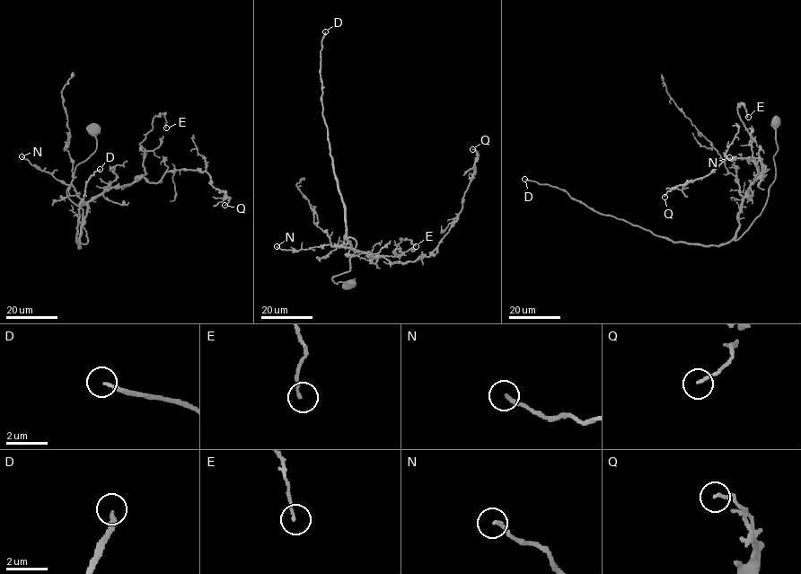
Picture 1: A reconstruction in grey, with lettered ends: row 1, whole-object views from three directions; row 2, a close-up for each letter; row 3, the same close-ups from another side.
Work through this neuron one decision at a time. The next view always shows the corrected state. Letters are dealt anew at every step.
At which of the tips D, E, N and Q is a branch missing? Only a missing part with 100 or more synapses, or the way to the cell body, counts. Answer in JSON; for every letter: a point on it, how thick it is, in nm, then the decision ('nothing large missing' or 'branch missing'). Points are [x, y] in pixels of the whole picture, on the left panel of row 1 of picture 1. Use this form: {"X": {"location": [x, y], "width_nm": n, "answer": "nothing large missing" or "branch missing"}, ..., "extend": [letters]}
{"D": {"location": [100, 169], "width_nm": 180, "answer": "branch missing"}, "E": {"location": [166, 128], "width_nm": 110, "answer": "nothing large missing"}, "N": {"location": [22, 156], "width_nm": 150, "answer": "nothing large missing"}, "Q": {"location": [224, 205], "width_nm": 110, "answer": "nothing large missing"}, "extend": ["D"]}

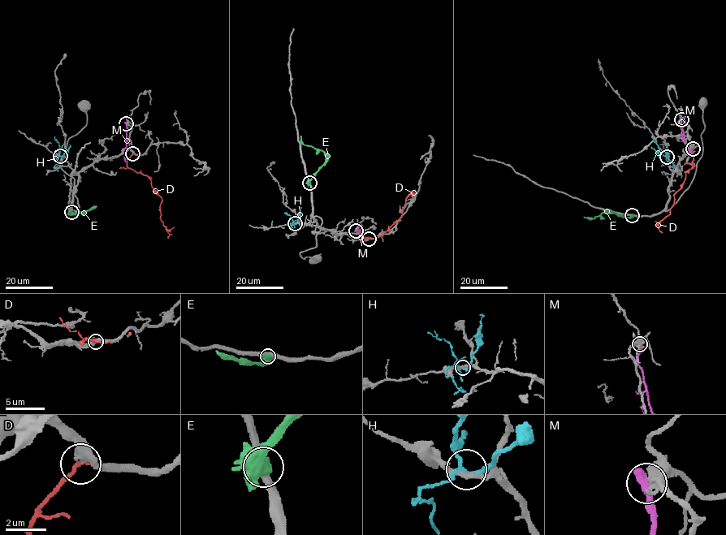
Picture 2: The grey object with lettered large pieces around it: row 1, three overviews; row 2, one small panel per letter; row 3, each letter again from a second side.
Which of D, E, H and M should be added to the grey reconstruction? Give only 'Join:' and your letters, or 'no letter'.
Join: D

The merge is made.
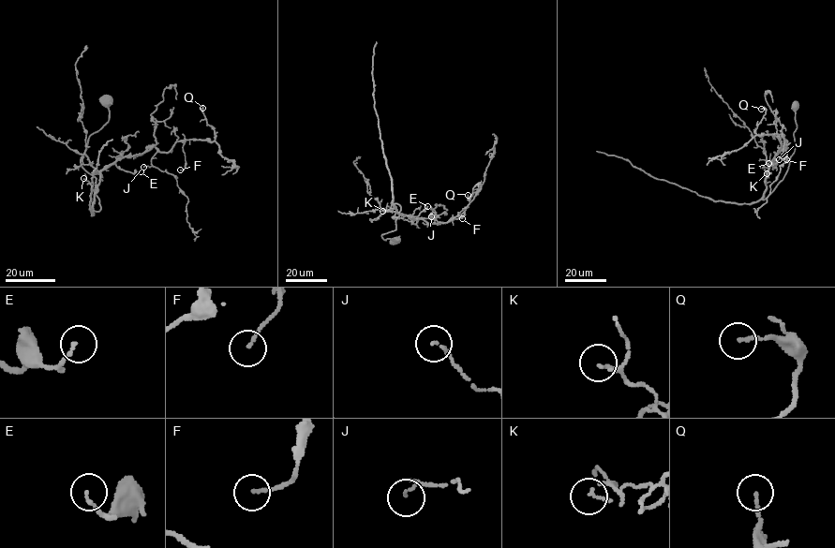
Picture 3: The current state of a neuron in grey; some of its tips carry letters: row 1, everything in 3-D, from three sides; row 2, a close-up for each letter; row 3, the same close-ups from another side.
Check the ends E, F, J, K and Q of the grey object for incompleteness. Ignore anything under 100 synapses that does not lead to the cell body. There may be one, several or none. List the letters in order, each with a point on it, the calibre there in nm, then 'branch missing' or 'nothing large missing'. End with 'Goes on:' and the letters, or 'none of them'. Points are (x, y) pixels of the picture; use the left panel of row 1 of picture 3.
E: (141, 171) | 130 nm | nothing large missing
F: (180, 170) | 120 nm | nothing large missing
J: (143, 167) | 90 nm | nothing large missing
K: (83, 178) | 100 nm | nothing large missing
Q: (202, 108) | 130 nm | nothing large missing
Goes on: none of them

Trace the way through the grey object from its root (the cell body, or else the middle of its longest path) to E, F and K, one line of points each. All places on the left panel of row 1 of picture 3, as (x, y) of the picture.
E: (107, 99), (109, 120), (80, 160), (96, 178), (100, 209), (93, 209), (102, 170), (114, 163), (141, 171)
F: (107, 99), (109, 120), (80, 160), (96, 178), (93, 209), (99, 173), (118, 159), (181, 141), (180, 170)
K: (107, 99), (109, 120), (89, 137), (80, 160), (96, 178), (98, 212), (93, 207), (92, 187), (83, 178)

